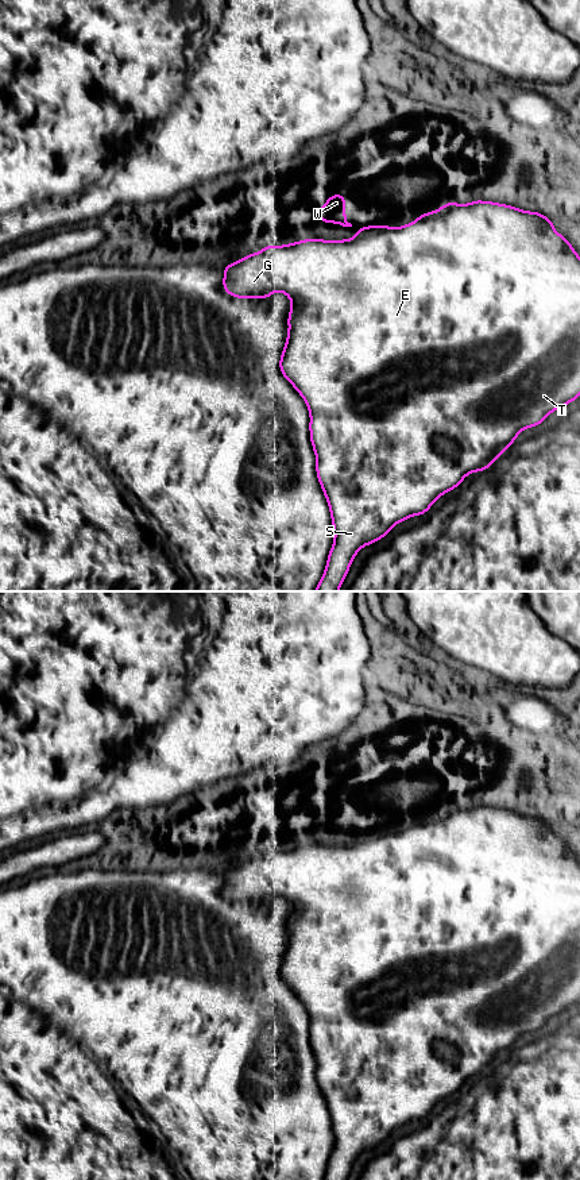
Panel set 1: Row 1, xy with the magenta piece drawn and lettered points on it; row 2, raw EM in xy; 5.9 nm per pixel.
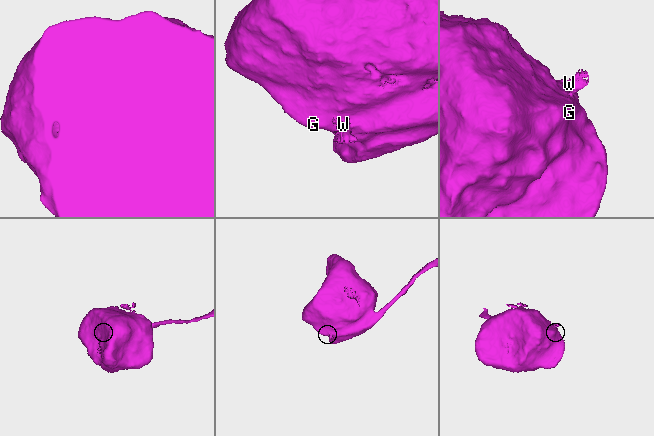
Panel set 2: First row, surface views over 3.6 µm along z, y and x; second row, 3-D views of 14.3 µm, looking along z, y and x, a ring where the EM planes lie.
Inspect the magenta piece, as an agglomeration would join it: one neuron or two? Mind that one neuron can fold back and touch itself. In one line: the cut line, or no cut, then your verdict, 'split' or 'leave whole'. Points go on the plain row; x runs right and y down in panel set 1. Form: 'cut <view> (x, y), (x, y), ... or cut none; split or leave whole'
cut xy (359, 836), (356, 841); split

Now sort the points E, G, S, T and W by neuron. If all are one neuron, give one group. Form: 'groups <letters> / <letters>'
groups E G S T / W

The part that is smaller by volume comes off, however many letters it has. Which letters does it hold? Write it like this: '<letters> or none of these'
W

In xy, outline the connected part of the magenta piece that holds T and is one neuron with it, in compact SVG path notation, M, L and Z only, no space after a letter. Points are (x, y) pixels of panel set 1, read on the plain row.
M475 805L465 810L448 806L440 814L421 818L419 822L406 830L390 833L383 830L370 830L359 833L359 840L345 845L321 845L321 844L303 844L297 848L285 851L264 851L262 856L250 859L235 868L223 874L224 896L232 902L245 903L268 903L274 896L283 896L291 905L291 914L289 917L287 928L289 937L286 950L282 956L279 973L282 980L295 992L295 995L305 1004L310 1018L310 1046L316 1058L317 1083L324 1095L326 1107L329 1110L332 1130L335 1134L335 1145L328 1160L326 1172L322 1180L347 1180L355 1160L368 1149L384 1142L395 1129L407 1125L413 1121L425 1119L434 1106L449 1095L456 1094L461 1085L472 1076L484 1077L514 1046L519 1037L525 1033L540 1030L549 1018L571 1009L580 1000L580 861L575 857L573 851L553 834L553 825L545 822L540 817L521 815L517 811L498 809L491 806Z

